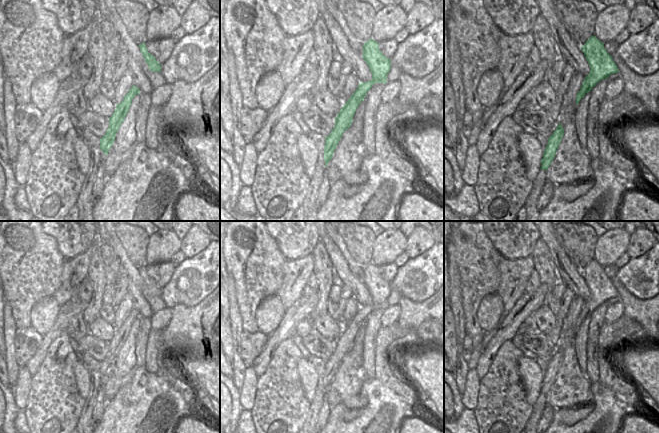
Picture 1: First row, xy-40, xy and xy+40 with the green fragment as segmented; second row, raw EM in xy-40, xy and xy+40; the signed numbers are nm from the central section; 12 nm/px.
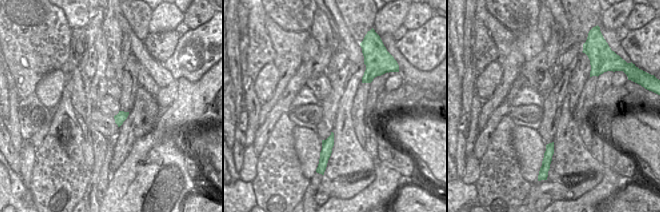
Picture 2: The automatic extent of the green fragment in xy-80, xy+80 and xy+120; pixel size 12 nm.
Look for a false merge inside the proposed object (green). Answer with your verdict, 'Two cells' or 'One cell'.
Two cells.

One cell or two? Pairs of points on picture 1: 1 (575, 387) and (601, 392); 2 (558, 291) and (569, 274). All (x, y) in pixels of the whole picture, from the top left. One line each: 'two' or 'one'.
1: two
2: two

